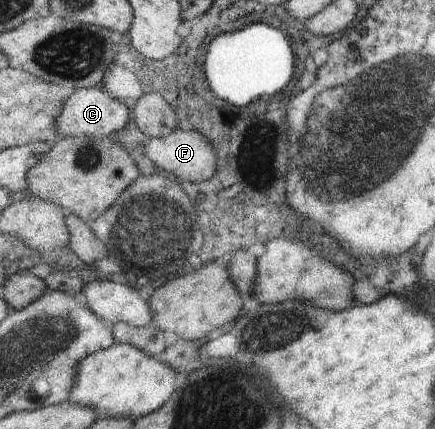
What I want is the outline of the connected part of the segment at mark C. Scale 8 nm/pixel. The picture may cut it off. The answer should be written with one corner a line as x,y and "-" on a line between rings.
88,87
77,90
66,100
63,112
59,114
55,128
60,138
64,137
98,137
105,139
113,136
130,122
132,112
122,102
102,92
98,87

